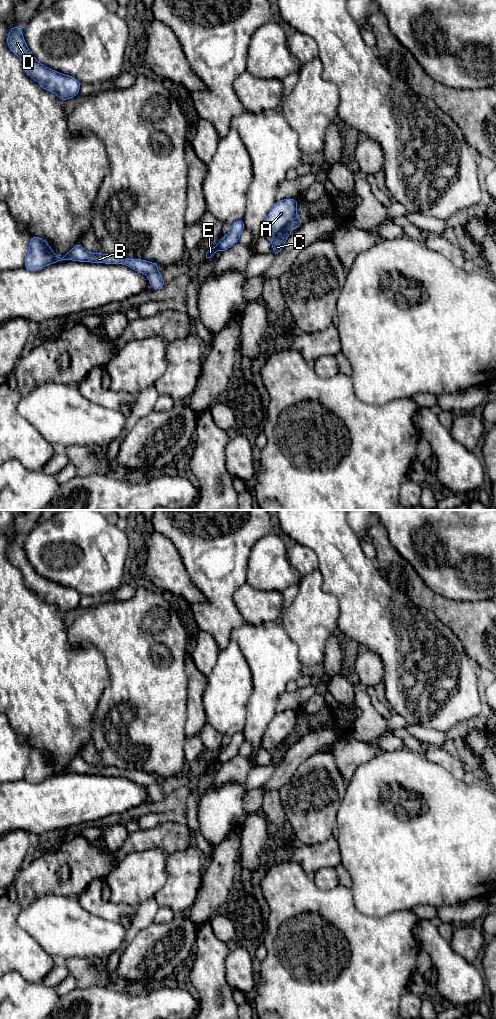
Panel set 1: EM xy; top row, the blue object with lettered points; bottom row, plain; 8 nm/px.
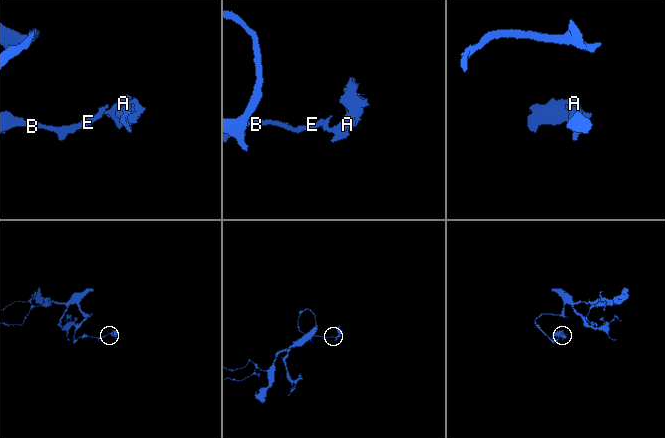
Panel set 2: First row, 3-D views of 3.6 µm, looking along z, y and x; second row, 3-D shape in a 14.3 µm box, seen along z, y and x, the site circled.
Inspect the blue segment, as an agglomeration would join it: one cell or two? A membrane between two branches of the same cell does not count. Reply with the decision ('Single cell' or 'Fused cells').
Fused cells

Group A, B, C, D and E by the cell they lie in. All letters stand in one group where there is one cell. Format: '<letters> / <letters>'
A B D E / C

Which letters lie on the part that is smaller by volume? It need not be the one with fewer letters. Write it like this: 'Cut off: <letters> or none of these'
Cut off: C

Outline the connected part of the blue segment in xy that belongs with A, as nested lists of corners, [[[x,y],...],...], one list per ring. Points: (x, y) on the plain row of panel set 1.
[[[286,710],[276,713],[267,727],[261,747],[267,751],[274,750],[284,741],[288,740],[297,724],[298,712]]]

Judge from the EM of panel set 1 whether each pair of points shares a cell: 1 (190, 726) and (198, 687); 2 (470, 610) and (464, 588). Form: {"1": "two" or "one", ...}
{"1": "one", "2": "two"}

